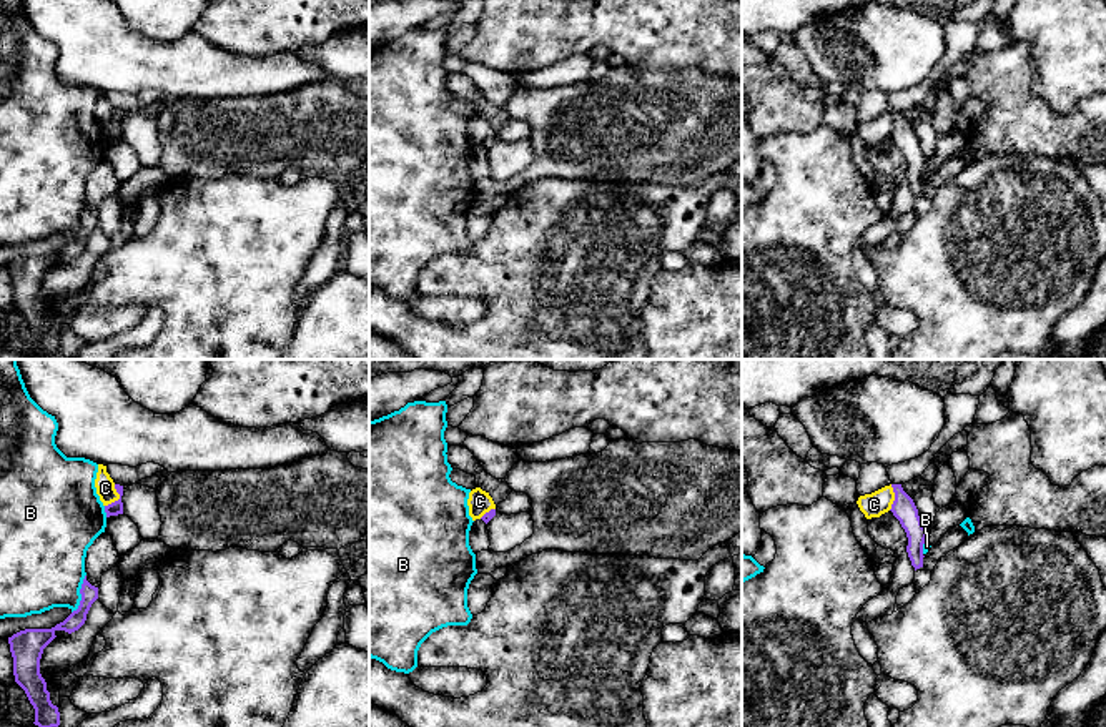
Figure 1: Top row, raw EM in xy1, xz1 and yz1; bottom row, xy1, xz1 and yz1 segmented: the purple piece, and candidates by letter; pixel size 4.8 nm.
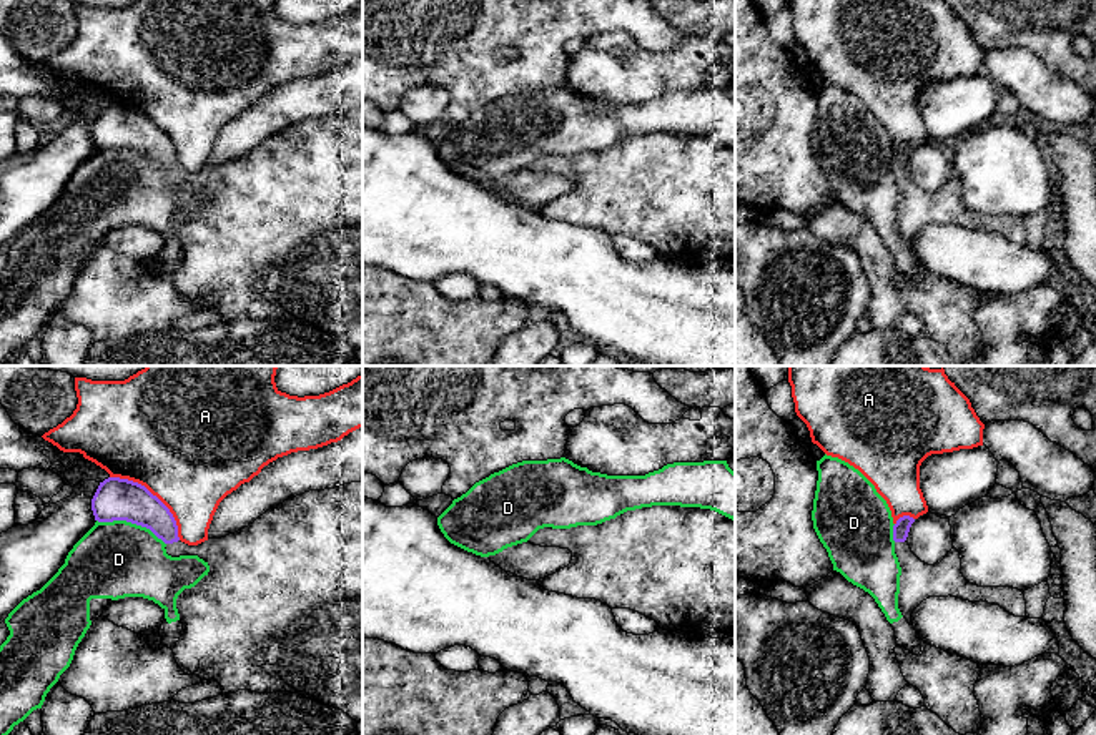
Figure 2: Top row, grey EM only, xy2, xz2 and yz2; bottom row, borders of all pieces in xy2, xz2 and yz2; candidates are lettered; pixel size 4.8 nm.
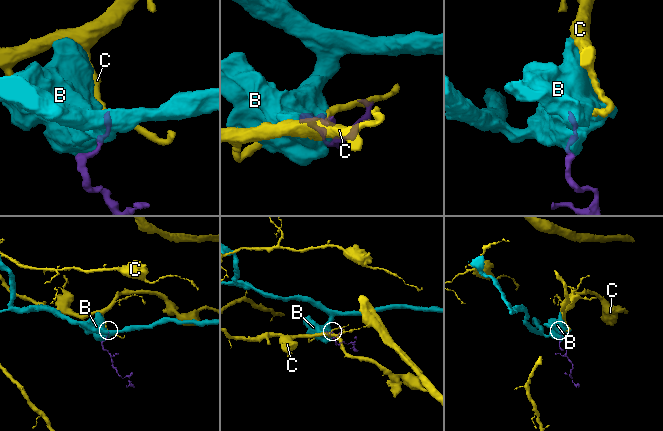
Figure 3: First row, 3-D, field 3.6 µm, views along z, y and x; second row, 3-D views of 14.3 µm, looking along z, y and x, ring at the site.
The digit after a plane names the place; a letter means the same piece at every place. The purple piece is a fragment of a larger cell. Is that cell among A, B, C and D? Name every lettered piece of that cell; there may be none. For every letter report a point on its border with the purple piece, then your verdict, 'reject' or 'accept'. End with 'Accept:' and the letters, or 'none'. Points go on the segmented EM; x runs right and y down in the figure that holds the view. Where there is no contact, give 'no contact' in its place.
A: xy2 (155, 496) | reject
B: xy1 (80, 593) | reject
C: xy1 (120, 498) | reject
D: xy2 (132, 522) | reject
Accept: none

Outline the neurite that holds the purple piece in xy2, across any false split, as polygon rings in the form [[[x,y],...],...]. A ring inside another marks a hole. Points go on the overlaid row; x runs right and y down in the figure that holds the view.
[[[108,477],[100,482],[91,499],[91,511],[98,522],[126,520],[150,529],[166,544],[166,554],[171,557],[198,555],[210,565],[210,572],[195,587],[185,589],[176,599],[183,630],[173,654],[178,667],[185,673],[198,675],[201,680],[216,680],[221,685],[223,693],[236,693],[238,690],[258,693],[291,692],[339,708],[356,722],[363,718],[363,482],[351,482],[324,491],[309,491],[291,497],[259,515],[248,527],[221,539],[208,539],[198,545],[181,542],[176,520],[170,509],[145,486],[128,479]]]

